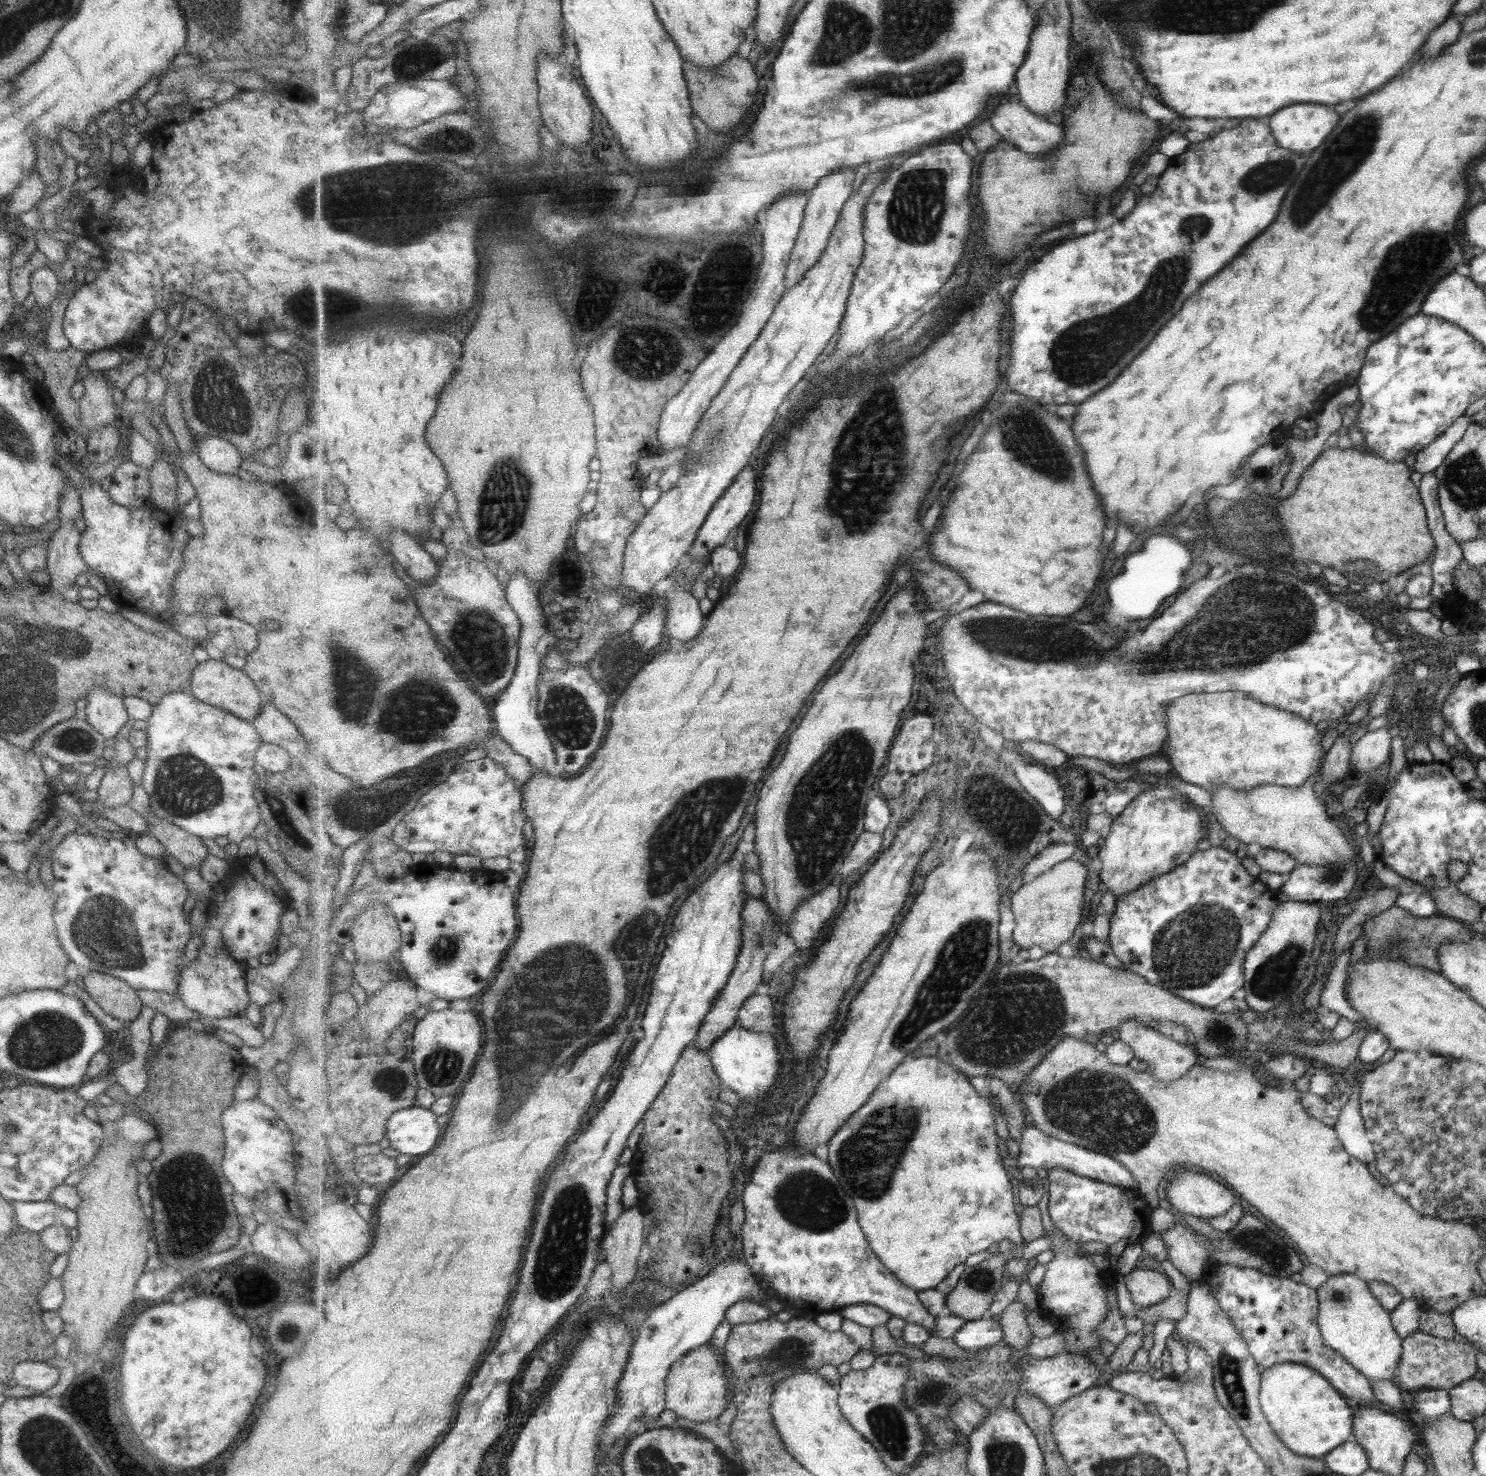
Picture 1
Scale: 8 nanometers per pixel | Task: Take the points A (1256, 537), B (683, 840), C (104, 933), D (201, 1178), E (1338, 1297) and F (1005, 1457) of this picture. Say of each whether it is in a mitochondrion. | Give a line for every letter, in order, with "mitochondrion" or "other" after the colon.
A: mitochondrion
B: mitochondrion
C: mitochondrion
D: mitochondrion
E: mitochondrion
F: mitochondrion

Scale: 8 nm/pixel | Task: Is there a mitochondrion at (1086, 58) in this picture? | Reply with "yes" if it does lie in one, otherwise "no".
no

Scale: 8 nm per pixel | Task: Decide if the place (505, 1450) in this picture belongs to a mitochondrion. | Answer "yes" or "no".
no

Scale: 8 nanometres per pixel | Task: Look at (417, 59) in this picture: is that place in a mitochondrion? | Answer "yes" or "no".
yes

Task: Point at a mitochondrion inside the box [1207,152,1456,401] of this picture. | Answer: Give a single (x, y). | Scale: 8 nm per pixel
(1411, 264)

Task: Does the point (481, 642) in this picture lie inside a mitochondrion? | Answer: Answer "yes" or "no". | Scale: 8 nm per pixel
yes

